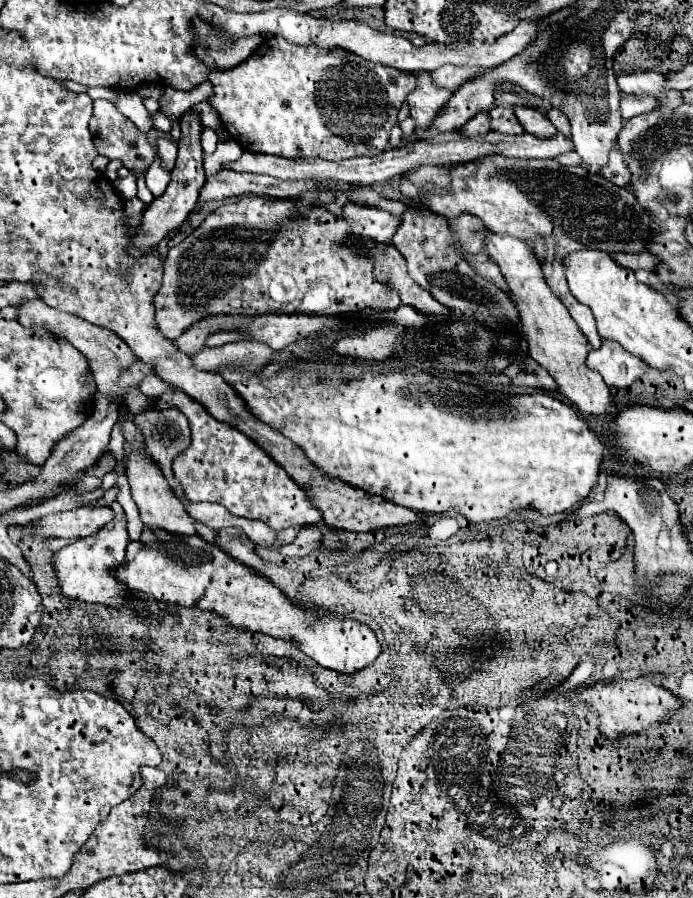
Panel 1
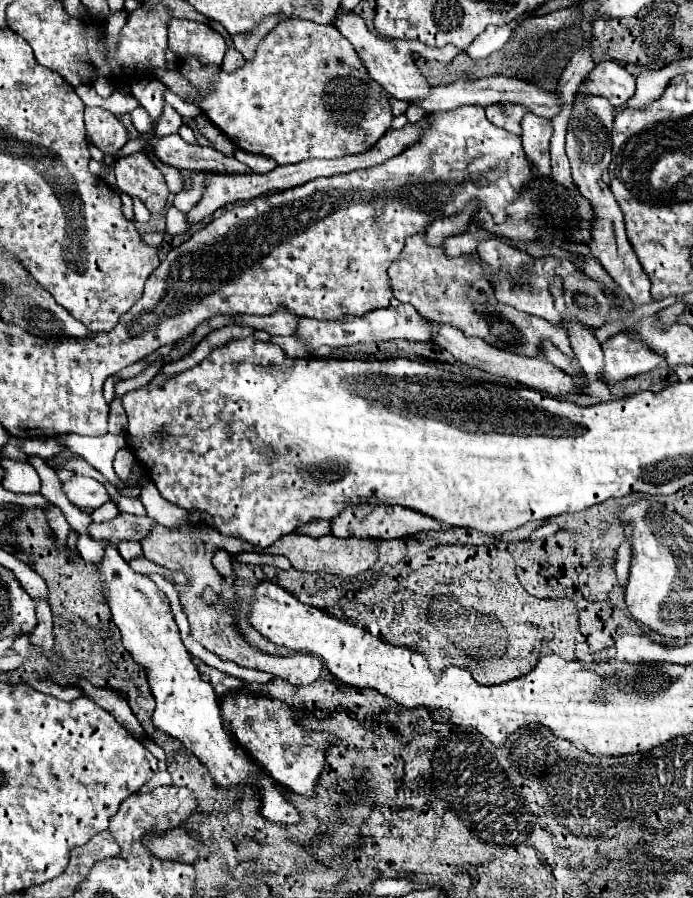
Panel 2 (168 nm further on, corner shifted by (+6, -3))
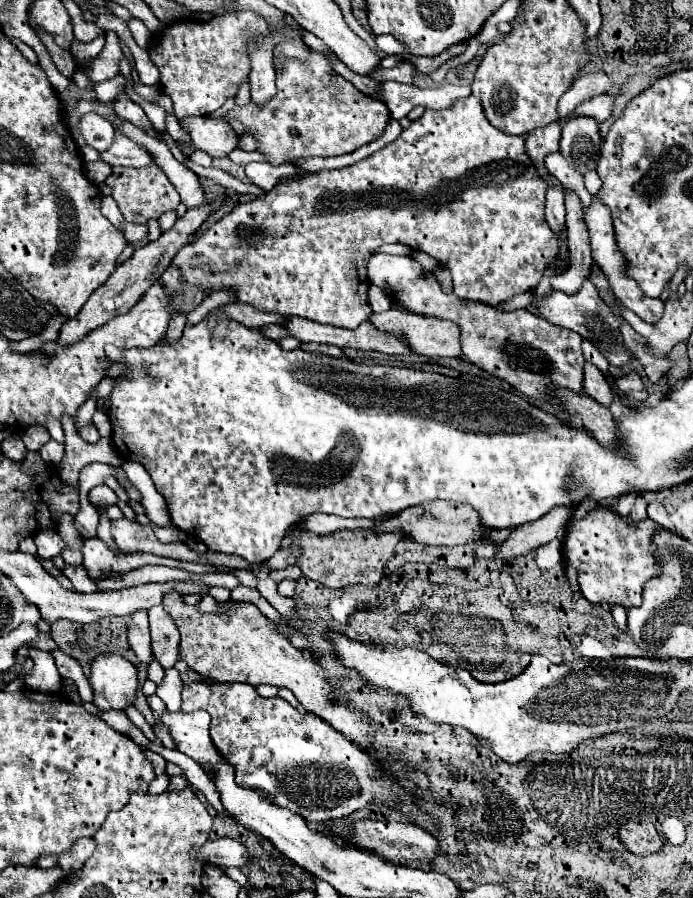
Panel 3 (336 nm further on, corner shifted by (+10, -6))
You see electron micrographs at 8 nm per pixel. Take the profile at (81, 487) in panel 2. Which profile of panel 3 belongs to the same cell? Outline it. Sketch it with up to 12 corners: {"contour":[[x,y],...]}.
{"contour":[[108,485],[90,491],[90,503],[108,507],[116,503],[116,493]]}

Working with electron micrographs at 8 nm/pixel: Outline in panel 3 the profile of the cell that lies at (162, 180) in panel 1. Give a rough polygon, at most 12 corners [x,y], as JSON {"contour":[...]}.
{"contour":[[124,77],[96,83],[98,101],[110,101],[124,89]]}

